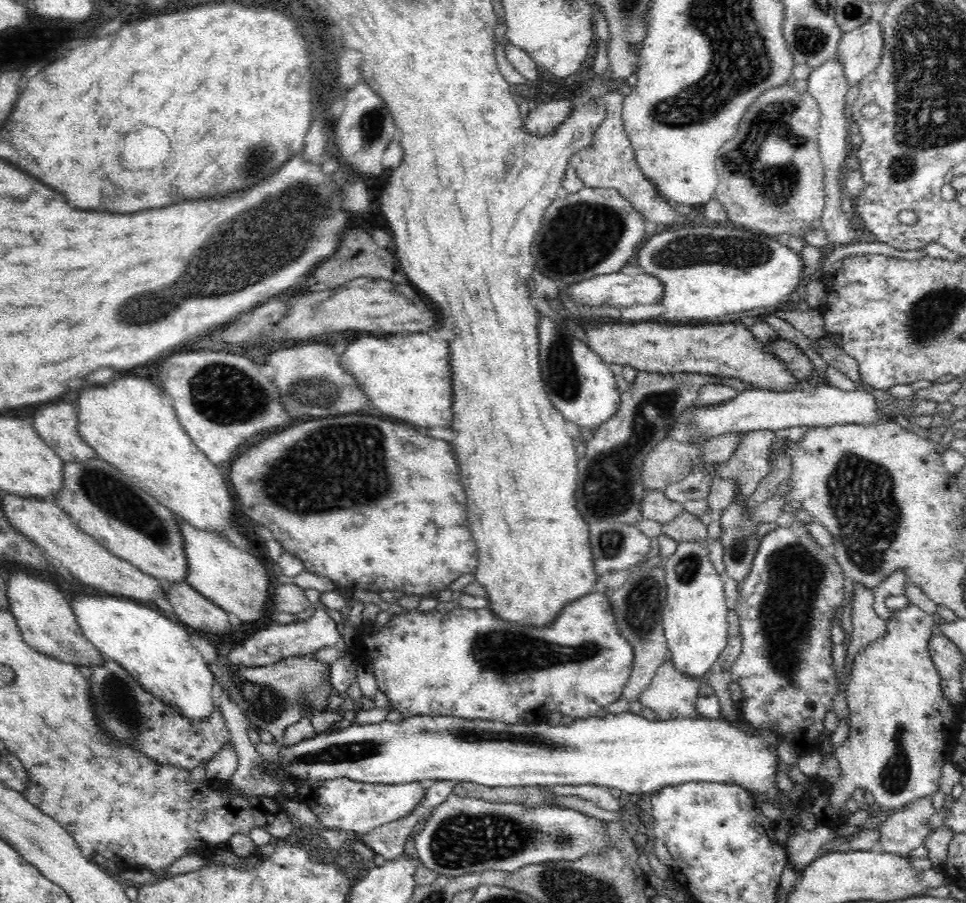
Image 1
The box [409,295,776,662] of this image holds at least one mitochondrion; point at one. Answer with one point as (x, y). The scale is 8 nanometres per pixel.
(609, 490)

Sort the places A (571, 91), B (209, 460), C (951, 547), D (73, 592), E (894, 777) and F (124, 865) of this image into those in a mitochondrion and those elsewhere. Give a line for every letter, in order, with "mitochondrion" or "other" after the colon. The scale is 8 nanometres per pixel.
A: other
B: other
C: other
D: other
E: mitochondrion
F: other

